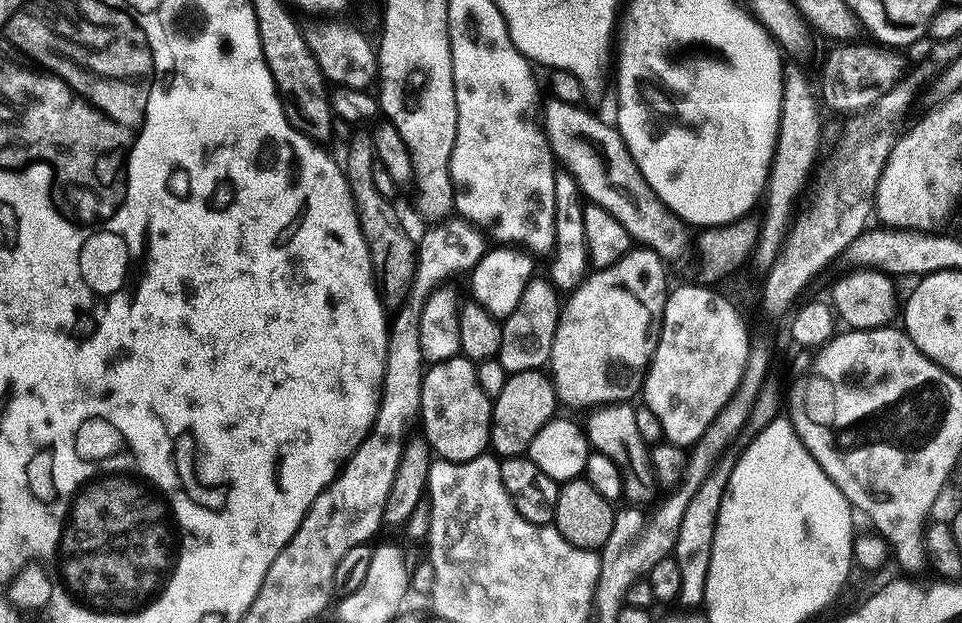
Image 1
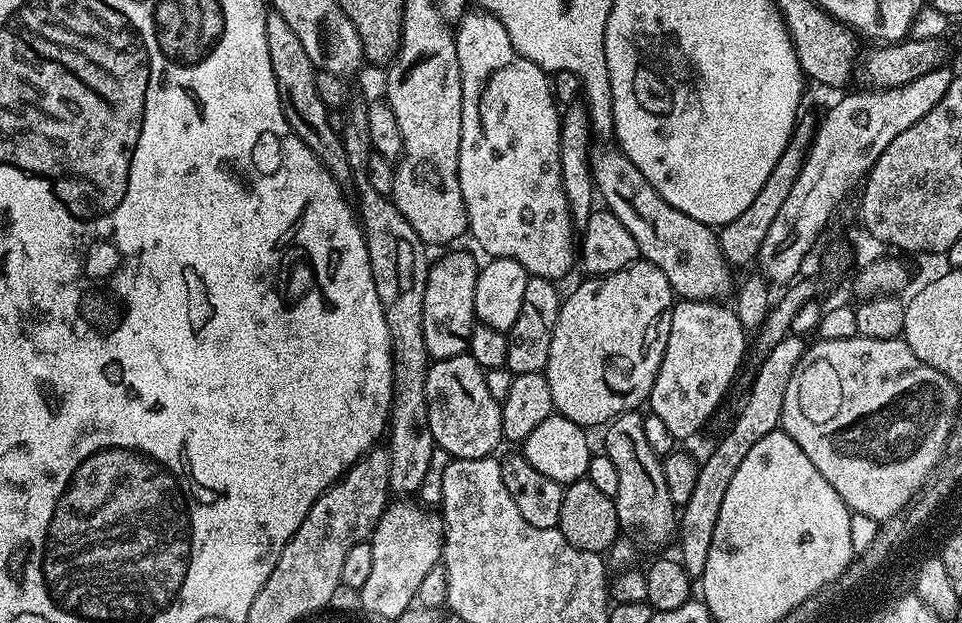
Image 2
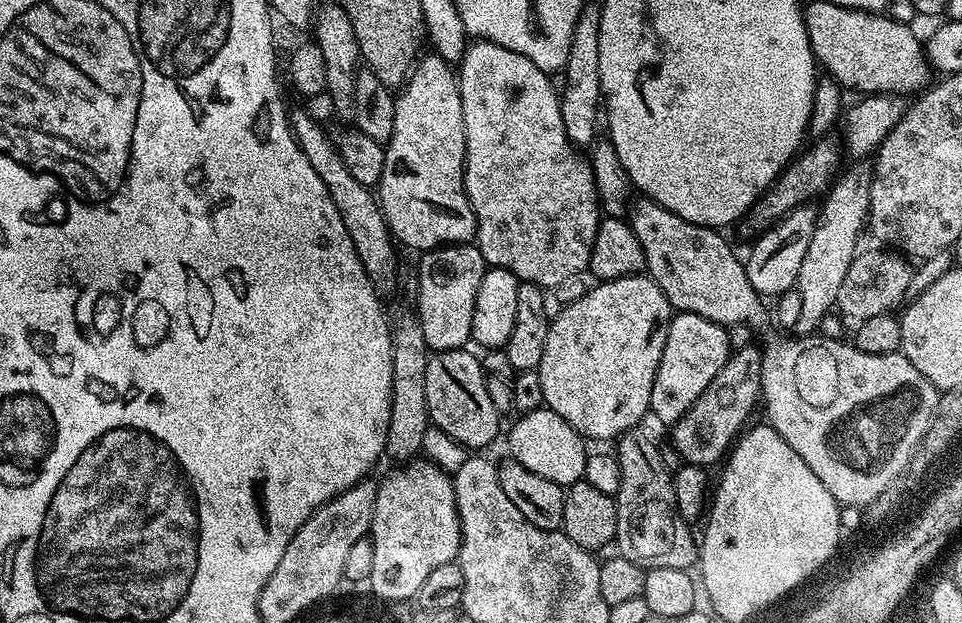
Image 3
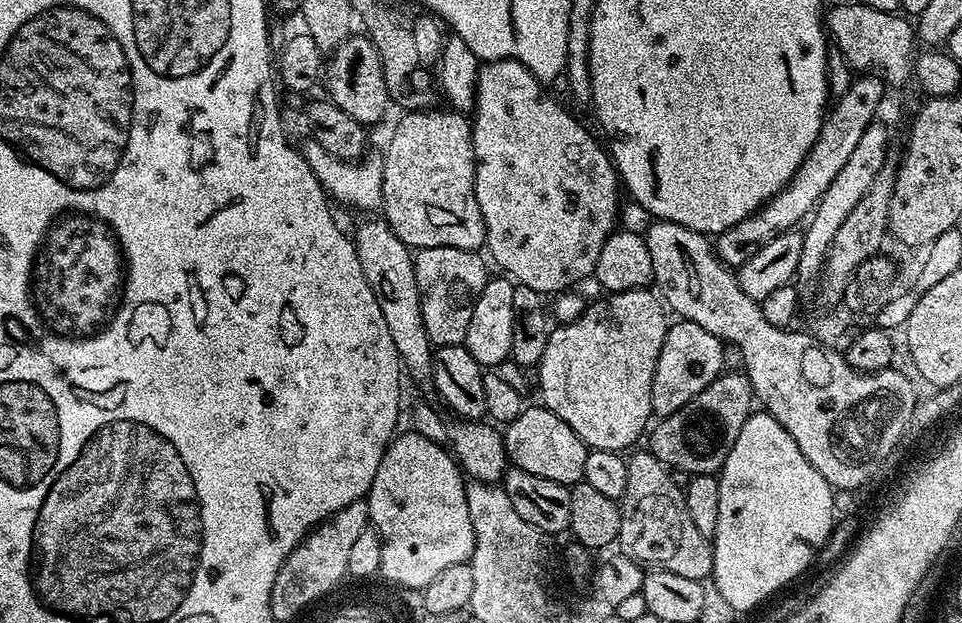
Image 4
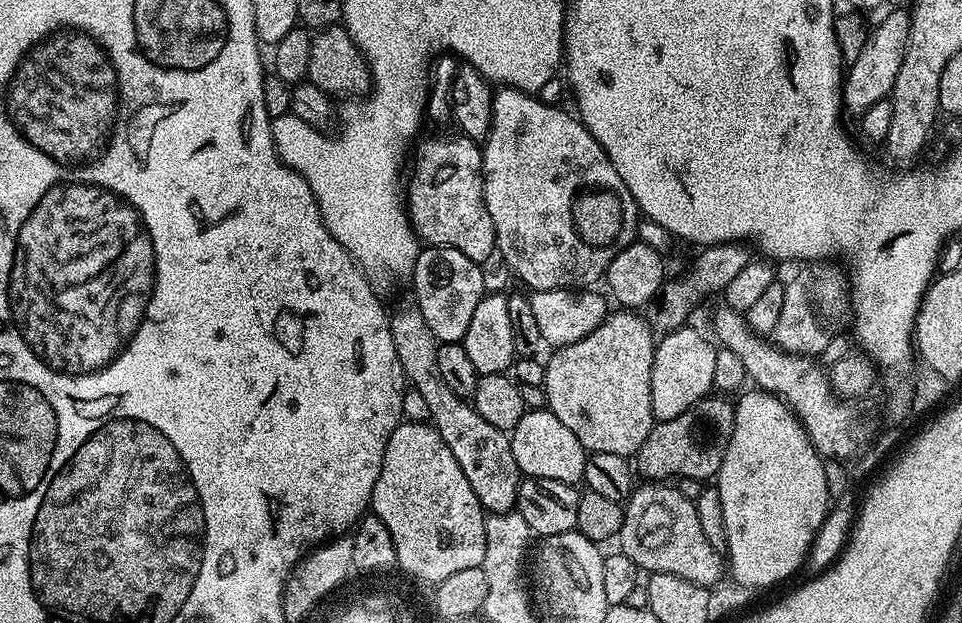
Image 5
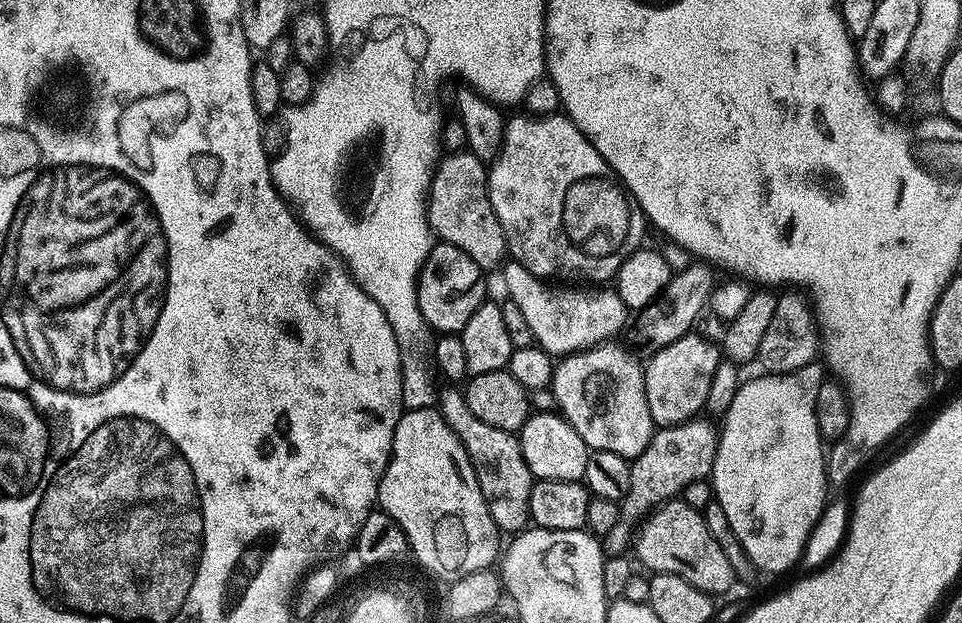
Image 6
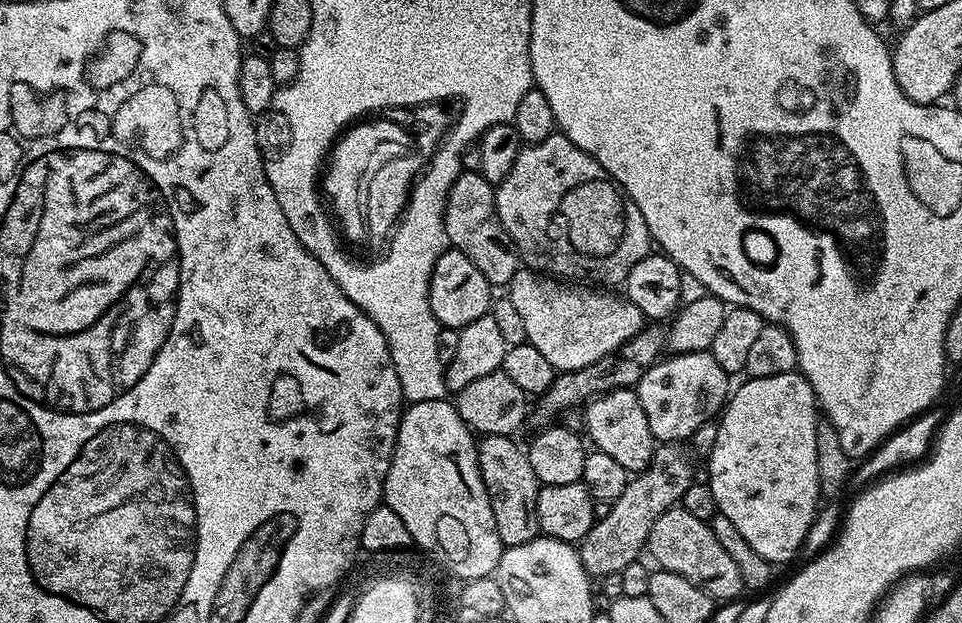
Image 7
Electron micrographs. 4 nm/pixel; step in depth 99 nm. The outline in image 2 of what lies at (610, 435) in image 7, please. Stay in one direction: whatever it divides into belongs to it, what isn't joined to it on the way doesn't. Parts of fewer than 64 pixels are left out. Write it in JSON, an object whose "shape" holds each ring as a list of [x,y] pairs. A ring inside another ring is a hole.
{"shape":[[[643,258],[614,274],[584,278],[584,281],[563,297],[554,338],[550,338],[550,358],[543,370],[550,382],[552,407],[570,422],[585,430],[595,424],[607,425],[623,412],[639,409],[640,403],[652,395],[662,354],[666,354],[666,338],[670,334],[674,293],[666,274]]]}

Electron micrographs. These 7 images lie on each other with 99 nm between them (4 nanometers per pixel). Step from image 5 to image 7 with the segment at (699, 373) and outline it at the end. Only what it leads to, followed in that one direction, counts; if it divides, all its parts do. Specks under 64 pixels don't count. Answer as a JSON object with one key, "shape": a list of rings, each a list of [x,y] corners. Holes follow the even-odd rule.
{"shape":[[[709,351],[691,352],[681,356],[672,354],[667,358],[647,368],[634,391],[638,402],[642,402],[642,410],[646,410],[646,422],[650,422],[653,438],[658,442],[684,442],[691,438],[703,423],[719,417],[730,395],[730,376],[724,372]]]}

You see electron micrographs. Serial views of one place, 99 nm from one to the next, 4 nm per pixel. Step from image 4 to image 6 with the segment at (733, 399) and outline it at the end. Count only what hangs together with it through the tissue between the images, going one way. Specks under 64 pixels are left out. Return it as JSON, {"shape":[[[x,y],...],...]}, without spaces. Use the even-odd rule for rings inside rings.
{"shape":[[[693,418],[672,428],[656,428],[646,450],[631,461],[630,490],[626,490],[620,504],[621,521],[643,521],[660,505],[677,499],[690,482],[708,480],[716,457],[717,439],[717,425],[708,418]]]}

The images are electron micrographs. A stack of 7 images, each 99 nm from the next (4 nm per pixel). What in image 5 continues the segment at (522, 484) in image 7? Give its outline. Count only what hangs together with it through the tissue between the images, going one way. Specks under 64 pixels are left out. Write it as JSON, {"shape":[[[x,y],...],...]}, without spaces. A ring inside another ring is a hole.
{"shape":[[[415,306],[400,308],[396,313],[393,311],[390,319],[394,350],[398,350],[404,379],[411,389],[426,401],[428,420],[442,438],[442,442],[450,446],[450,454],[458,458],[458,466],[462,466],[462,474],[466,474],[470,490],[474,490],[485,513],[513,511],[522,473],[518,462],[514,462],[514,450],[509,433],[498,430],[498,426],[490,426],[490,422],[483,420],[482,414],[478,414],[465,397],[454,394],[454,390],[446,386],[442,374],[438,371],[436,335],[432,333],[430,326],[426,326],[426,318],[422,318],[422,314]]]}

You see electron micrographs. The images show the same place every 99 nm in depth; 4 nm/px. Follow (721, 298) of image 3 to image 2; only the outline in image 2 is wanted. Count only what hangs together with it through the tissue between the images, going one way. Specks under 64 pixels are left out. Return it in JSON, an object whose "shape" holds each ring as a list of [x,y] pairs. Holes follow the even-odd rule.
{"shape":[[[598,146],[590,152],[592,166],[592,182],[595,191],[604,199],[603,207],[630,230],[634,242],[638,242],[641,257],[648,260],[662,274],[666,274],[666,282],[670,282],[673,293],[680,300],[719,301],[733,291],[733,269],[723,256],[717,233],[709,225],[690,218],[690,214],[682,214],[670,202],[666,202],[646,182],[642,170],[630,162],[630,158],[621,152],[619,147]]]}

